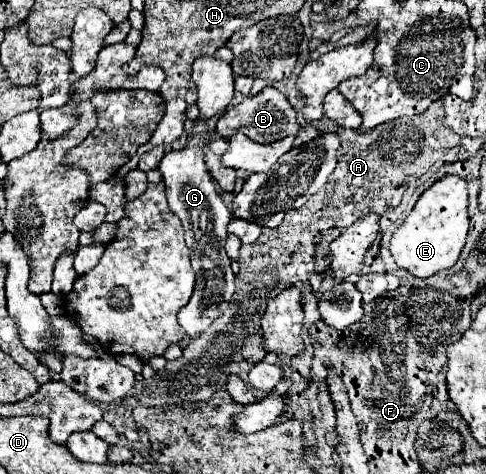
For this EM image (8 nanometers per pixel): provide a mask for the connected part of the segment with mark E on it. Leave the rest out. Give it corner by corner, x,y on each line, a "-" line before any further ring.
448,174
426,188
410,216
392,234
390,254
398,268
410,272
416,278
430,278
440,270
452,268
464,248
468,234
468,184
462,176

